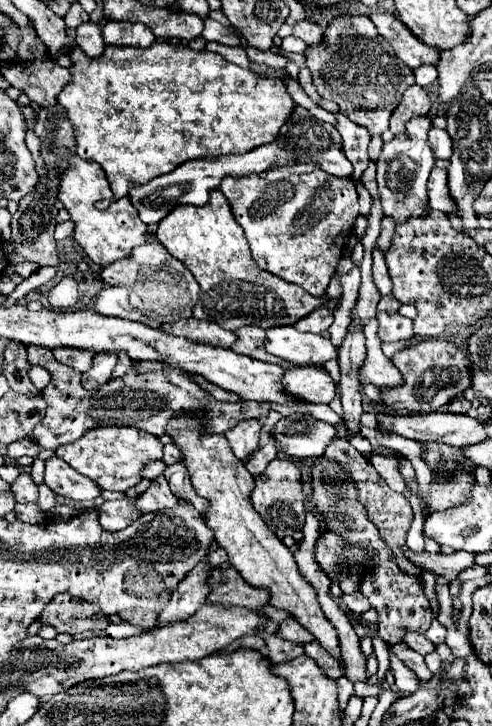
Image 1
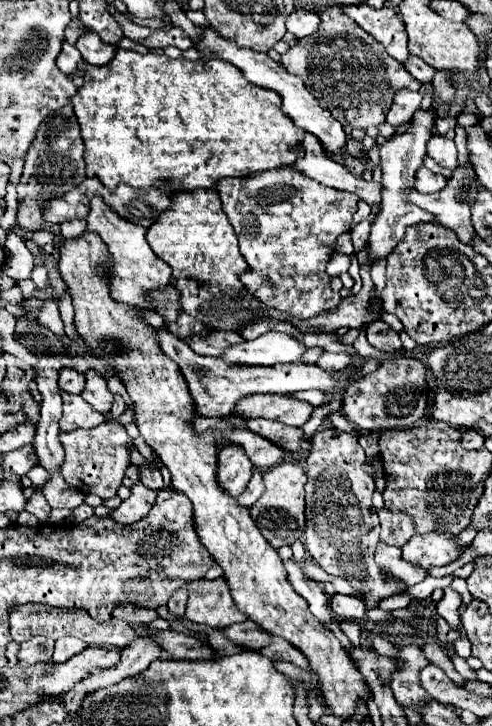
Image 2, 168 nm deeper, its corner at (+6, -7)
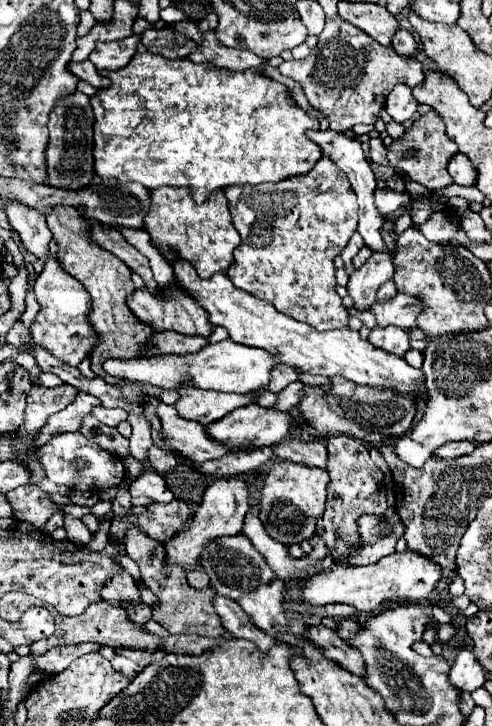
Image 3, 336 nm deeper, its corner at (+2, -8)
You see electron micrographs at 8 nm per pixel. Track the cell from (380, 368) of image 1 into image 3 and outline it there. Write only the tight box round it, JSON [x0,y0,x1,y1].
[176,386,258,424]

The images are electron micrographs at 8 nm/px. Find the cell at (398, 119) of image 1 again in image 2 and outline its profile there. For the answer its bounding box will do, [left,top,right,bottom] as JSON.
[386,89,420,127]

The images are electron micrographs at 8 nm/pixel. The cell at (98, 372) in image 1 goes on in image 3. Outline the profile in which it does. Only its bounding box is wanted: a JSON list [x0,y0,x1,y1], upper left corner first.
[92,406,128,426]

